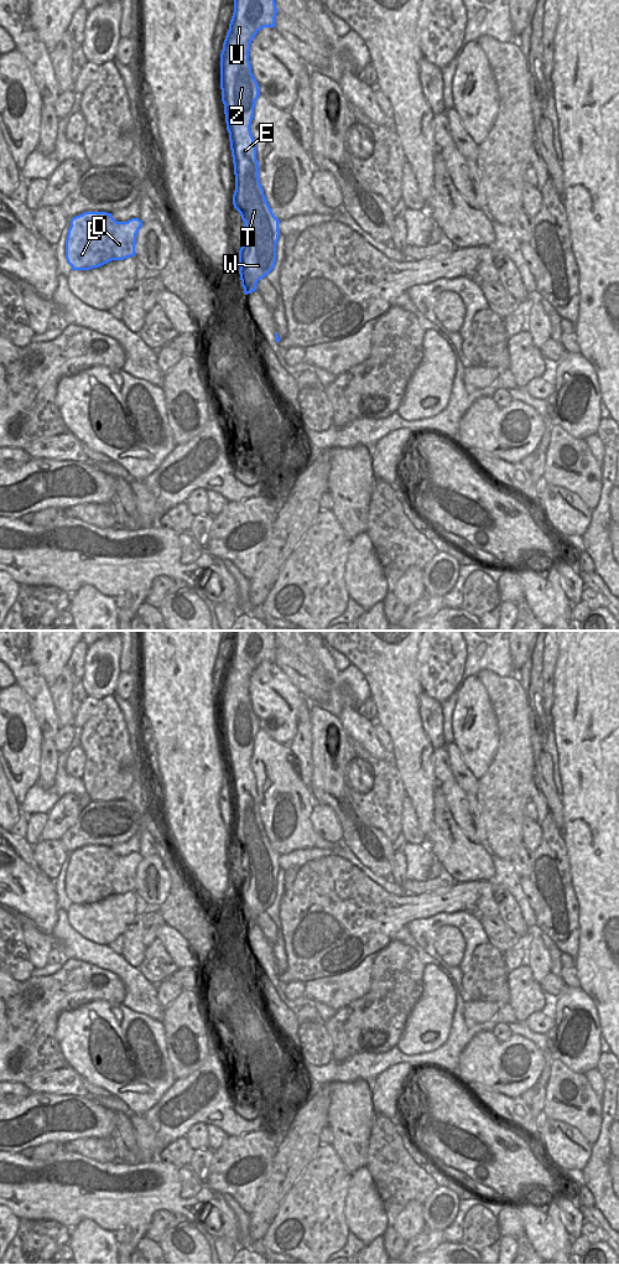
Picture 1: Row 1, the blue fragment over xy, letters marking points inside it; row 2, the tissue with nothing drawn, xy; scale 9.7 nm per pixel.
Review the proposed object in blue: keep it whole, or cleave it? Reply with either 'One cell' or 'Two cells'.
Two cells

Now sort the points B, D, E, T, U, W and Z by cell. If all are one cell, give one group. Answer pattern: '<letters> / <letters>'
B D / E T U W Z

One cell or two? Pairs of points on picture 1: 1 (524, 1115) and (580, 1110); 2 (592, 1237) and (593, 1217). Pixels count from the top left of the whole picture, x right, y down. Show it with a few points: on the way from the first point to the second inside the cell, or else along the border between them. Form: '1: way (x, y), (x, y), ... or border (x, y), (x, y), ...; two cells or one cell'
1: border (541, 1113), (545, 1118); two cells
2: border (584, 1221), (588, 1221), (597, 1228), (602, 1239); two cells

